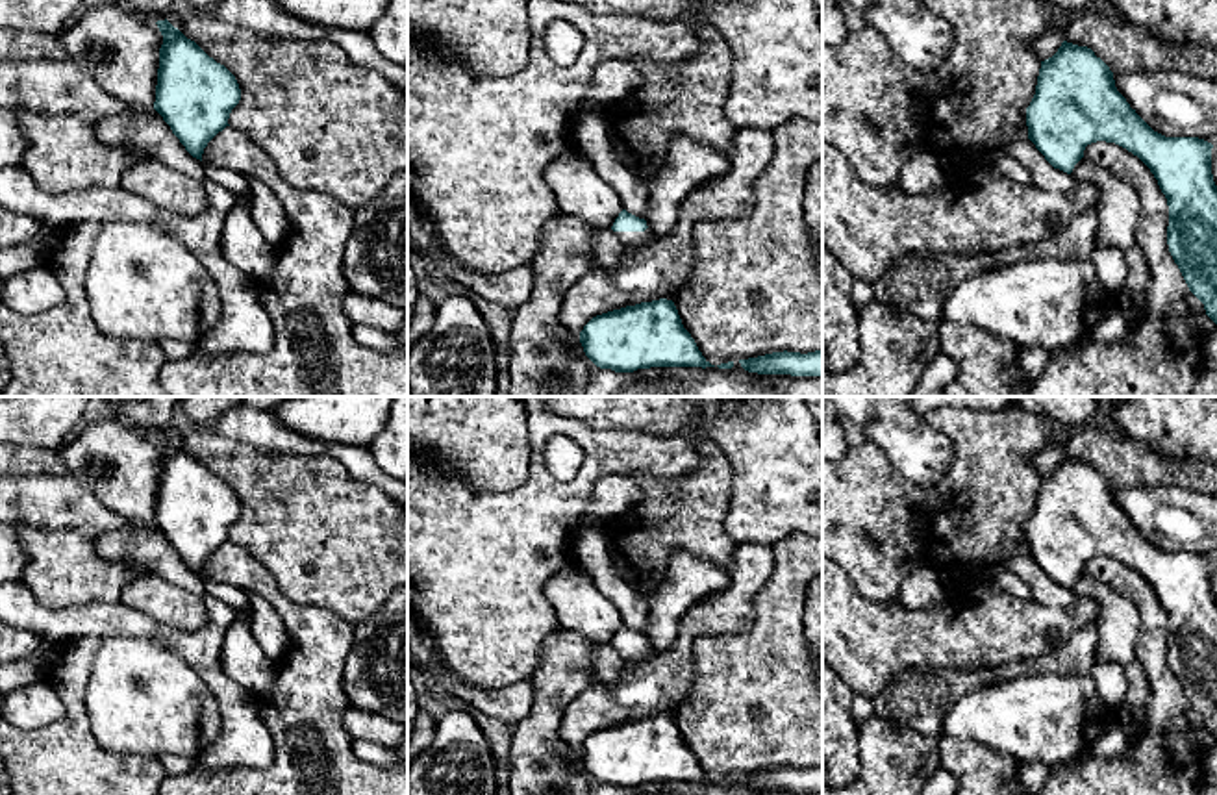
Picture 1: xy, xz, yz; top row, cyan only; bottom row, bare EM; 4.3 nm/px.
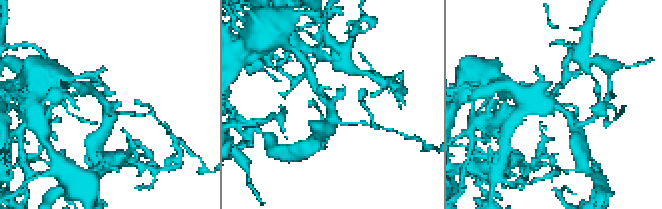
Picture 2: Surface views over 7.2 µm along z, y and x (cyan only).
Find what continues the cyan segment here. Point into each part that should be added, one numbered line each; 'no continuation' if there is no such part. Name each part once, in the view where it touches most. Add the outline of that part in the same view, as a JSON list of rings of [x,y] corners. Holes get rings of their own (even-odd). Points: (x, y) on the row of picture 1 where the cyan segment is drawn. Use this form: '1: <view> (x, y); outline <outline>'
1: xz (627, 238); outline [[[646,222],[646,226],[648,226],[648,222]],[[648,226],[645,232],[615,232],[615,235],[624,246],[641,246],[650,237],[654,237],[654,232]]]

